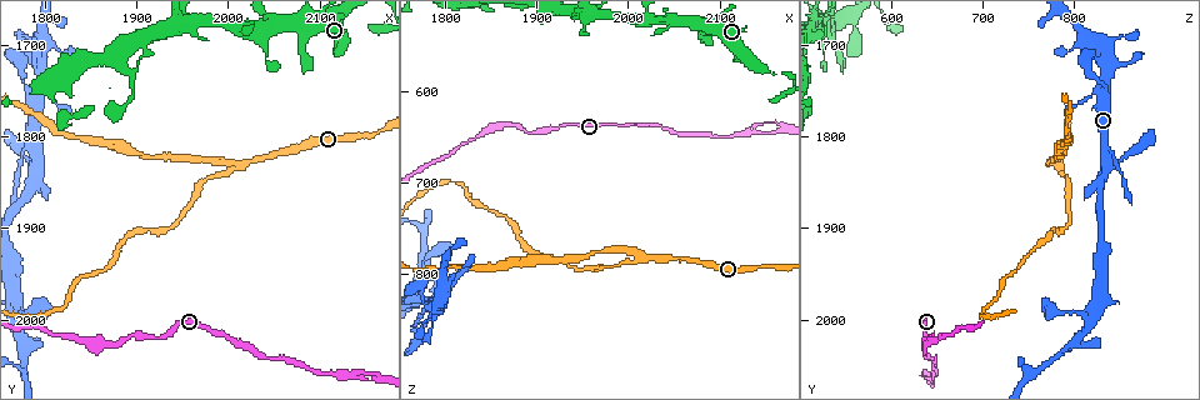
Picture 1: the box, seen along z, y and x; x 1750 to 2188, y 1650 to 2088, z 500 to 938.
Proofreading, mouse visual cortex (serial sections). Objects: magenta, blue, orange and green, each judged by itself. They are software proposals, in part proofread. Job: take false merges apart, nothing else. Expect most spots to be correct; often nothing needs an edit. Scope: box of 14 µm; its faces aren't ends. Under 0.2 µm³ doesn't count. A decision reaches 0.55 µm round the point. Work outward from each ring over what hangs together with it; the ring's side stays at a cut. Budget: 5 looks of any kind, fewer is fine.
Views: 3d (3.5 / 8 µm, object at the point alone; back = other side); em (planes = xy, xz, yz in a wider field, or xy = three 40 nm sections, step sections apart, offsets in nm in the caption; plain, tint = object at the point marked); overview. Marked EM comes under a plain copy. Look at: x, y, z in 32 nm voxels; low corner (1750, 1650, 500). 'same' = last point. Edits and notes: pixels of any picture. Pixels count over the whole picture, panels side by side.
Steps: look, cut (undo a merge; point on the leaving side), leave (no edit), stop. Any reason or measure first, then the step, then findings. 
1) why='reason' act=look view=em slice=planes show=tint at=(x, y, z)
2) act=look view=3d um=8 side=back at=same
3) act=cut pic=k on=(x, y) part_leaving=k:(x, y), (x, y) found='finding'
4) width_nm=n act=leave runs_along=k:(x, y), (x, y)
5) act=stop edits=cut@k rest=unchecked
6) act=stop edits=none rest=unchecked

why='arms part here' act=look view=3d um=3.5 at=(2010, 1830, 785)

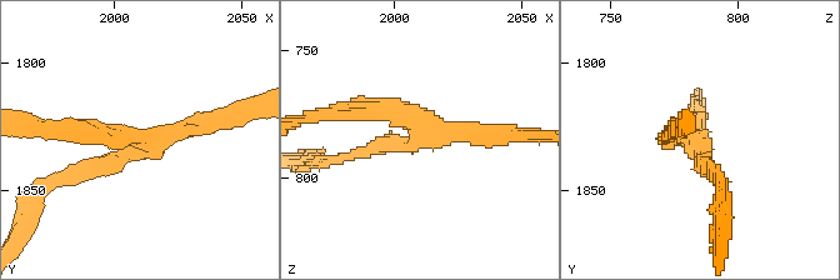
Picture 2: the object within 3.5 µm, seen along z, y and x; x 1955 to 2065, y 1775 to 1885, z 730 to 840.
act=look view=em slice=xy step=2 show=tint at=(2013, 1830, 784)

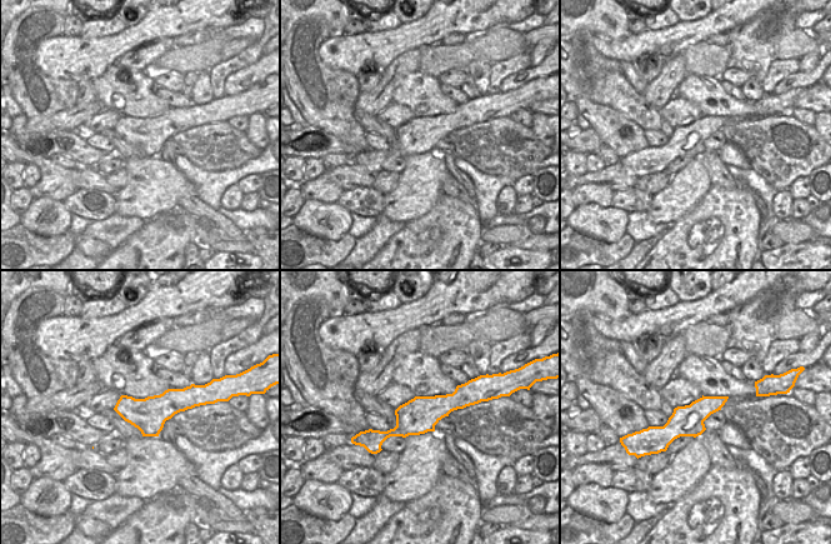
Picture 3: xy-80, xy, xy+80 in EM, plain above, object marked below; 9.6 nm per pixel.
act=leave found='all the same cell'

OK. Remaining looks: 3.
why='narrows sharply' act=look view=3d um=8 at=(2155, 2065, 650)

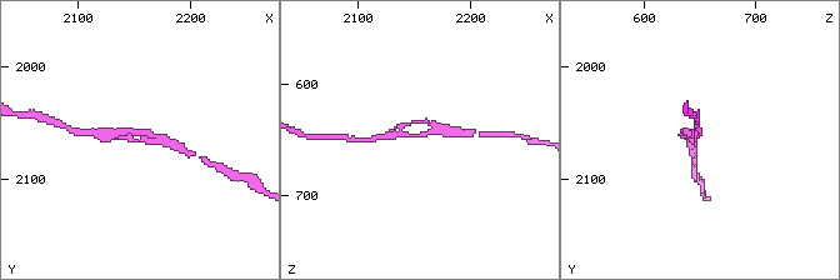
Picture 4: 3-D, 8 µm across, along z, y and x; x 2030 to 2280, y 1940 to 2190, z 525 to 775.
why='shape alone is not enough' act=look view=em slice=planes show=tint at=(2154, 2064, 648)

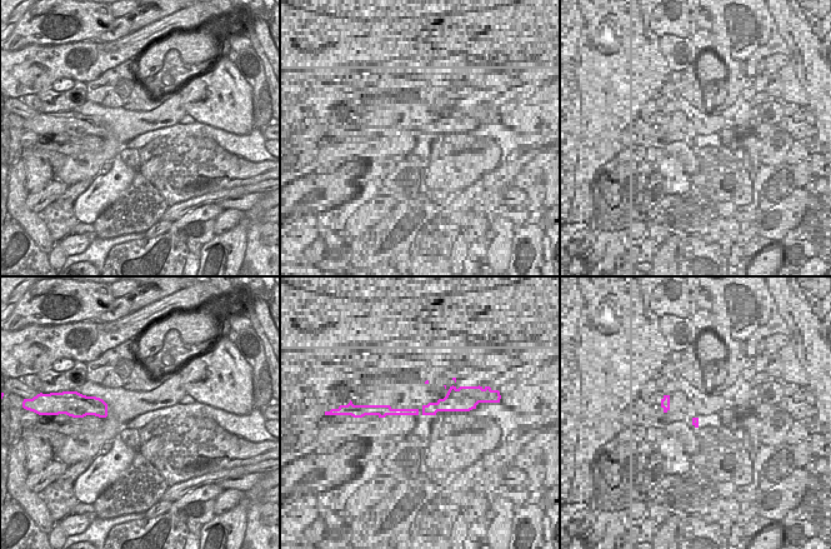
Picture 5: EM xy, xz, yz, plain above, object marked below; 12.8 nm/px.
act=leave runs_along=4:(101, 133), (160, 139), (174, 146) found='all the same cell'

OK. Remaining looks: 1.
act=stop edits=none rest=unchecked

